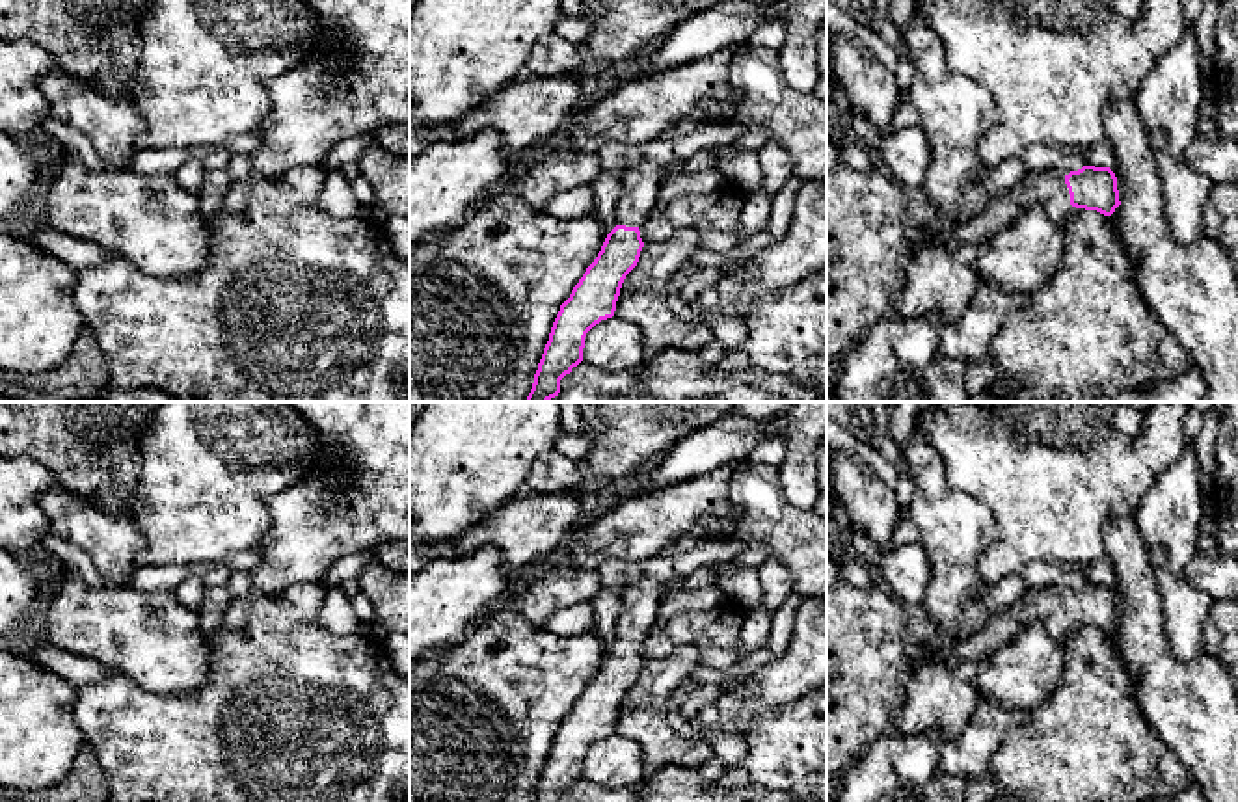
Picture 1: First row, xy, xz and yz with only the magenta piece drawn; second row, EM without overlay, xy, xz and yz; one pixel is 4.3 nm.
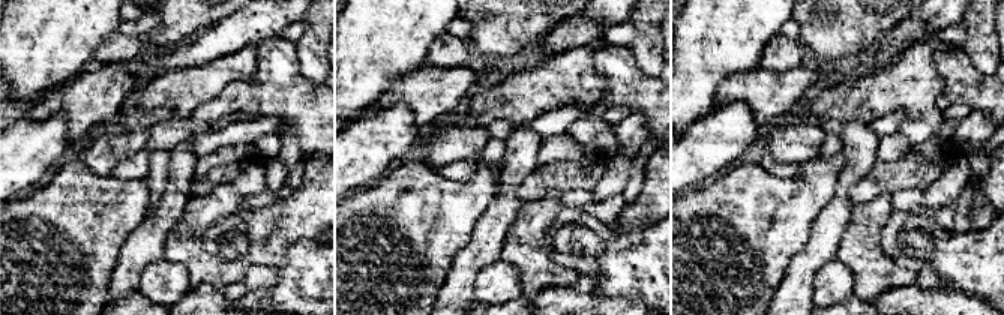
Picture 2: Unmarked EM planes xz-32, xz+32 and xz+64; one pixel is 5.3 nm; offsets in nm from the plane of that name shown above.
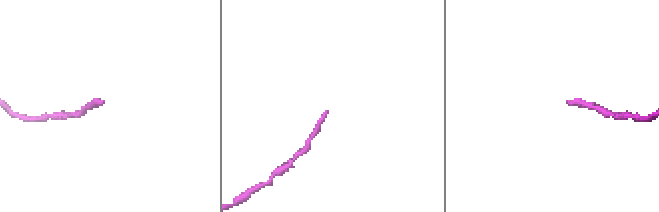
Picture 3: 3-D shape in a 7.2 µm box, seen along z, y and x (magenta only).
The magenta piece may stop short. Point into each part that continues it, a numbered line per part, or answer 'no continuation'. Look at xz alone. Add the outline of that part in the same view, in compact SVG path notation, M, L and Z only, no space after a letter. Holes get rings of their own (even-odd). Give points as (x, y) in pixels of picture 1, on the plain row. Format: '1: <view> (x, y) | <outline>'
1: xz (641, 600) | M644 575L622 594L616 642L640 644L655 625L663 601L663 581Z

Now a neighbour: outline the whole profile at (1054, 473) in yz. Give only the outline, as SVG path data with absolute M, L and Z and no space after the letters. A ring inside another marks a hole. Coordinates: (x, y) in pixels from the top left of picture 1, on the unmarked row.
M949 402L922 409L916 432L944 461L951 488L992 510L996 541L977 562L987 586L1029 562L1085 568L1098 560L1106 525L1137 508L1149 486L1180 458L1190 402L1154 402L1136 435L1113 426L1115 408L1117 402Z

